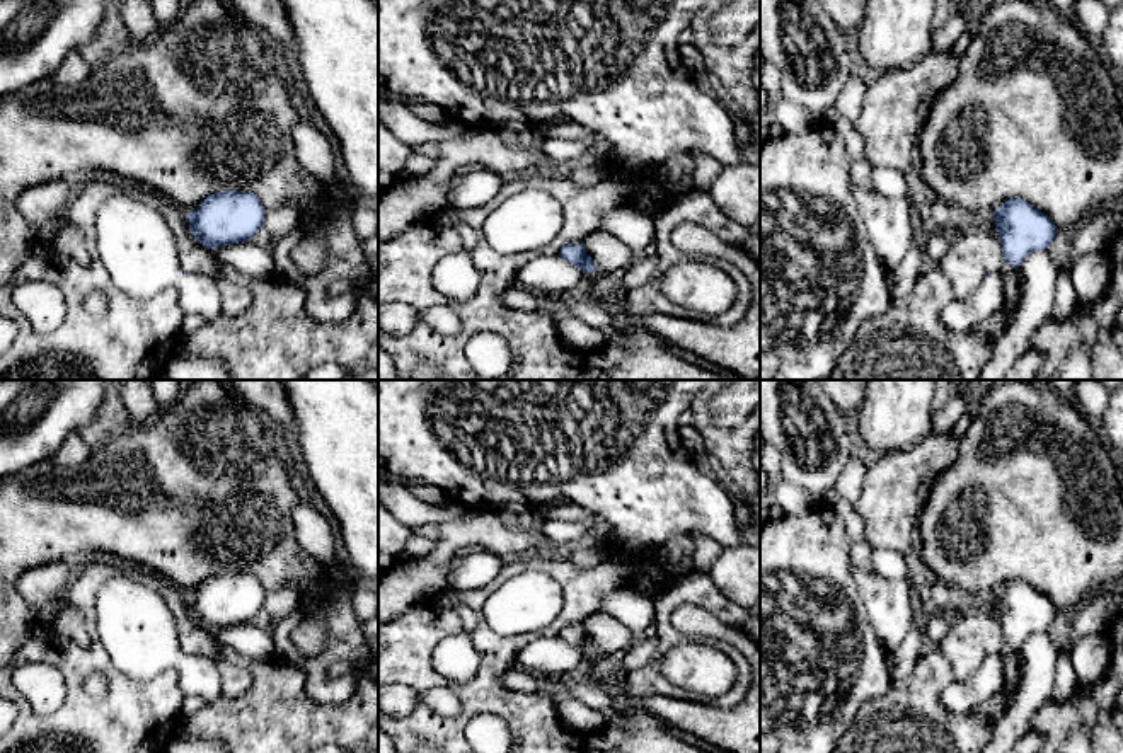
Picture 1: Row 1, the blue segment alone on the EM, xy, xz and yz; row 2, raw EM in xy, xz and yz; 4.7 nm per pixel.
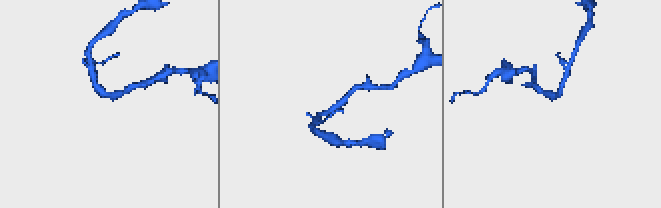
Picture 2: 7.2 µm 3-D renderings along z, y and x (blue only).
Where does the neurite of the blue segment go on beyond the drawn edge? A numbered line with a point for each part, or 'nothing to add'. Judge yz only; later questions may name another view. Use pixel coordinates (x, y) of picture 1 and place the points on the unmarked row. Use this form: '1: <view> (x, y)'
1: yz (960, 699)

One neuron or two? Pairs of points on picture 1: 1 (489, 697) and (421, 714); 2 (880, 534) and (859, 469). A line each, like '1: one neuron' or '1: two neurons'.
1: one neuron
2: two neurons

